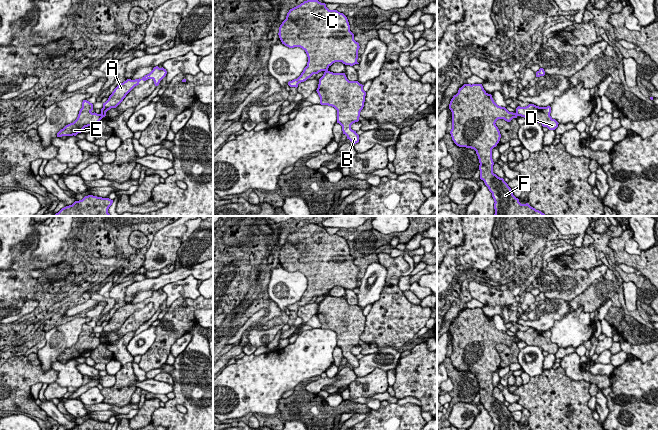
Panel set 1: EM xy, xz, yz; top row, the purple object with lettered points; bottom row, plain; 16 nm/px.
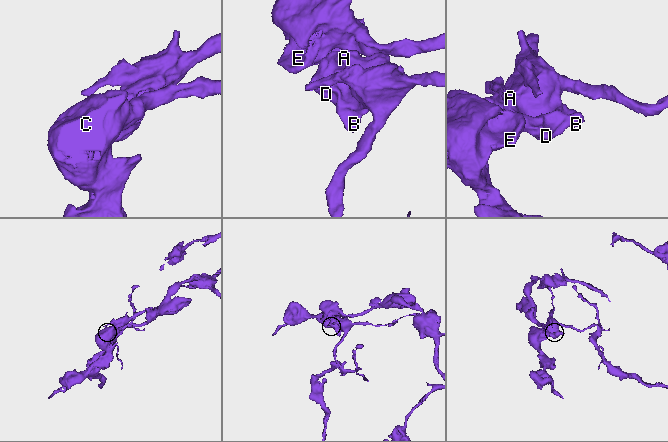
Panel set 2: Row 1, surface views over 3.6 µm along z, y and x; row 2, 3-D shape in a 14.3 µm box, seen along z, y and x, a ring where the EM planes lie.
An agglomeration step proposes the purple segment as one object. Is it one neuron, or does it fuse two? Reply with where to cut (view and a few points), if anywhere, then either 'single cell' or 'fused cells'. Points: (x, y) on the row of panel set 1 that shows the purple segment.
no cut | single cell

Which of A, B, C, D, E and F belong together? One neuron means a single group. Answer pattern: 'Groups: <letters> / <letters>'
Groups: A B C D E F

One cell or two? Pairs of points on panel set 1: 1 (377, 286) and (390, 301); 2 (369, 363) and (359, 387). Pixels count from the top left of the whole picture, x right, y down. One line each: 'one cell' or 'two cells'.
1: two cells
2: two cells

